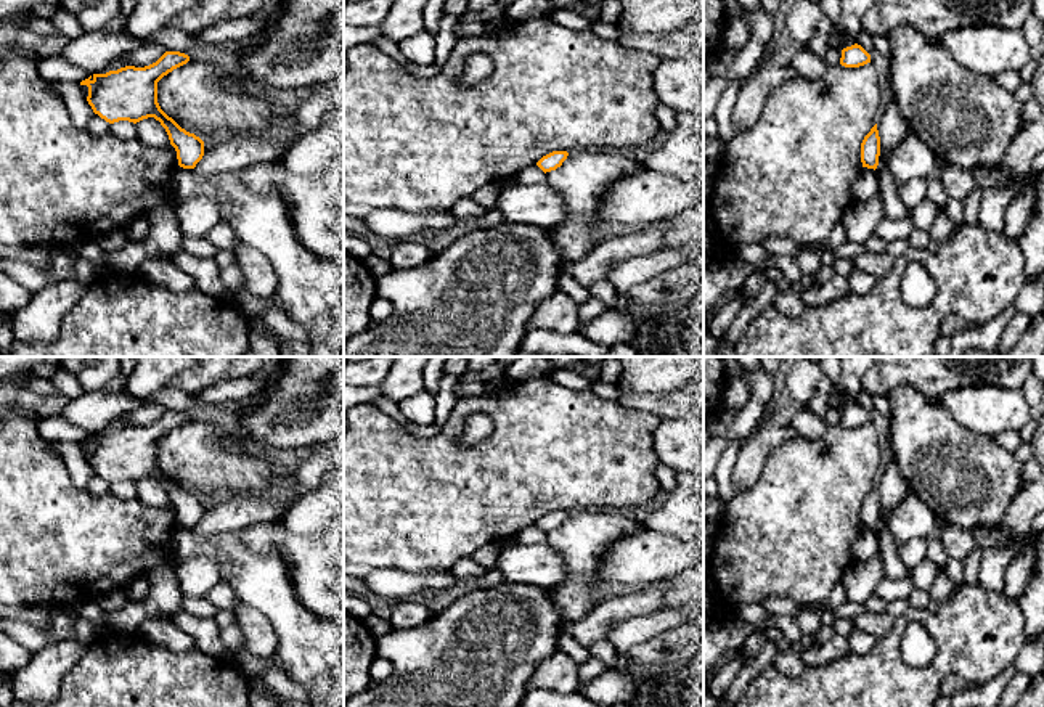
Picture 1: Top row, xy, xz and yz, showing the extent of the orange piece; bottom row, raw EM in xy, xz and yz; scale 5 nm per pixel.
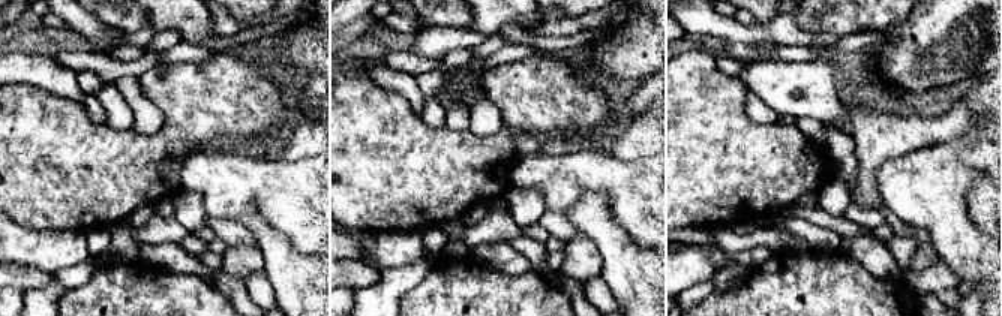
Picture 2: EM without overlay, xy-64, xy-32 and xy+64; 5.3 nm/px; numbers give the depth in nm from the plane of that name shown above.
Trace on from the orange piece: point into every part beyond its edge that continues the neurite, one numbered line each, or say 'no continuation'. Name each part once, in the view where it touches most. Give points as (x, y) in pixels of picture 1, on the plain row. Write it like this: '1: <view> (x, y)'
no continuation

